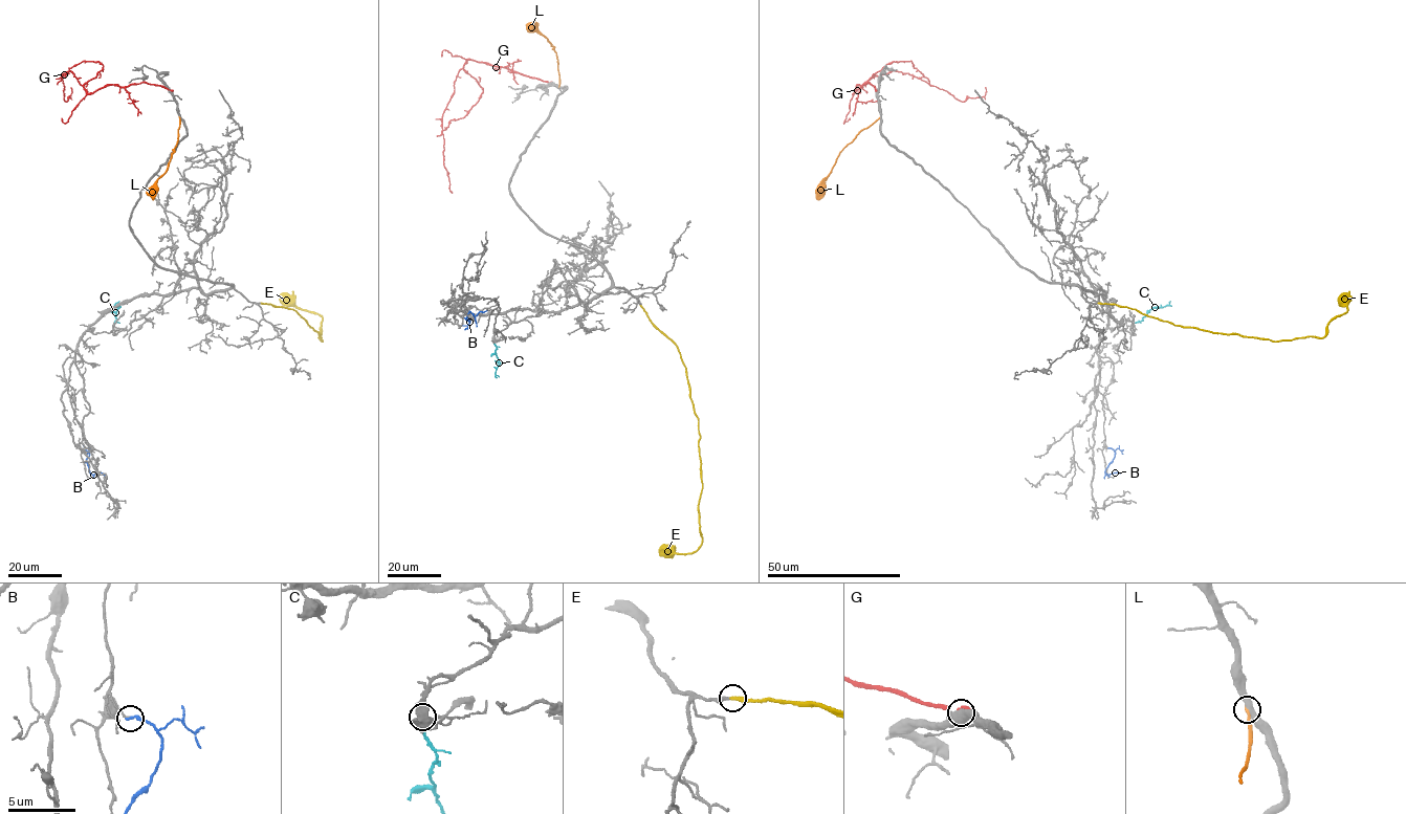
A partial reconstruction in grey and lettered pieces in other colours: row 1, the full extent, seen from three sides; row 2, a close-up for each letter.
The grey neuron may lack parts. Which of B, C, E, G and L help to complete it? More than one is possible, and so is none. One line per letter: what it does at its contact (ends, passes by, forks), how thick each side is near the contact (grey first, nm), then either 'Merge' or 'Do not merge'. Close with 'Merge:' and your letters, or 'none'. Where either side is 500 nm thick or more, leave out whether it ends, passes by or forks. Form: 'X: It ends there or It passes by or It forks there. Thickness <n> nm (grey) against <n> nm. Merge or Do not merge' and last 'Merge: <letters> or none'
B: It ends there. Thickness 90 nm (grey) against 240 nm. Do not merge
C: It ends there. Thickness 200 nm (grey) against 200 nm. Do not merge
E: It ends there. Thickness 240 nm (grey) against 320 nm. Merge
G: Thickness 550 nm (grey) against 460 nm. Do not merge
L: It ends there. Thickness 460 nm (grey) against 240 nm. Do not merge
Merge: E

